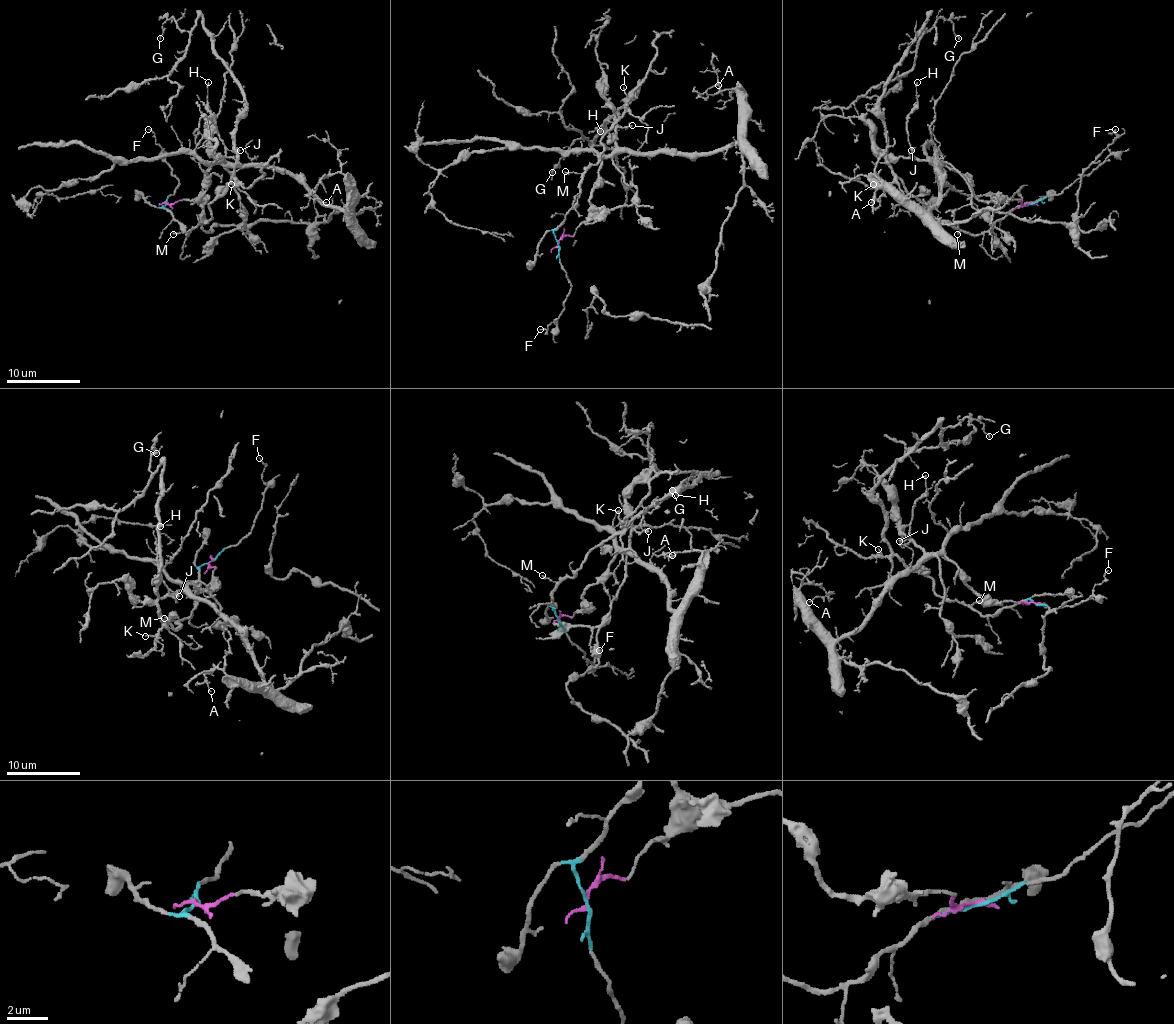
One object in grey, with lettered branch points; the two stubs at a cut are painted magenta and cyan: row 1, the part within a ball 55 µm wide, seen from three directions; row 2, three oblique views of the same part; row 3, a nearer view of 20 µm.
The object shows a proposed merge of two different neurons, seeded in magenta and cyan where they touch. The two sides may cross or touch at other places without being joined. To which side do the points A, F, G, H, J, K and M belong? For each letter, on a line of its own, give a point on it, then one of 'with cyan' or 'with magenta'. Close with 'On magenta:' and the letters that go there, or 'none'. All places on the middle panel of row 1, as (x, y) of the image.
A: (718, 85) | with magenta
F: (540, 329) | with cyan
G: (552, 172) | with cyan
H: (600, 131) | with magenta
J: (632, 125) | with magenta
K: (623, 87) | with cyan
M: (565, 171) | with cyan
On magenta: A, H, J

